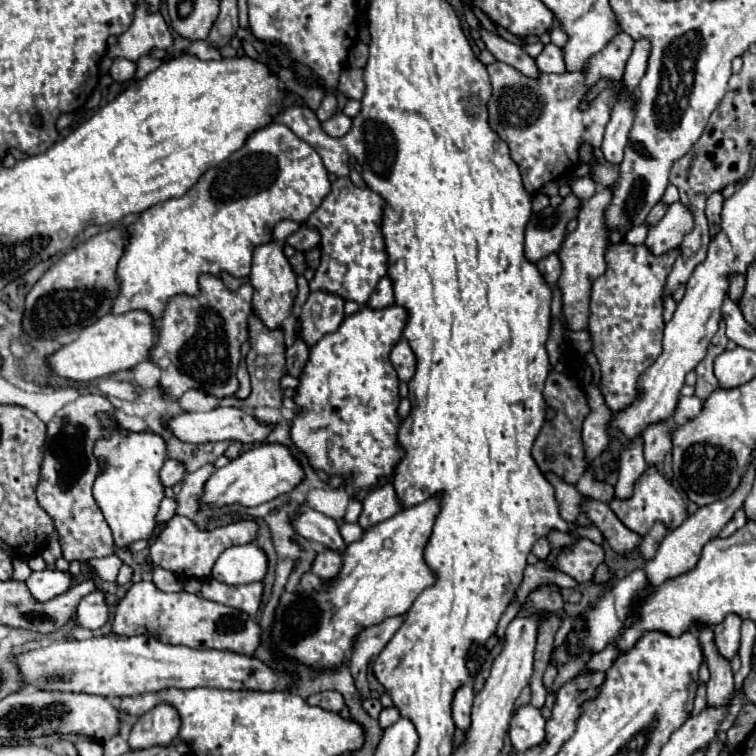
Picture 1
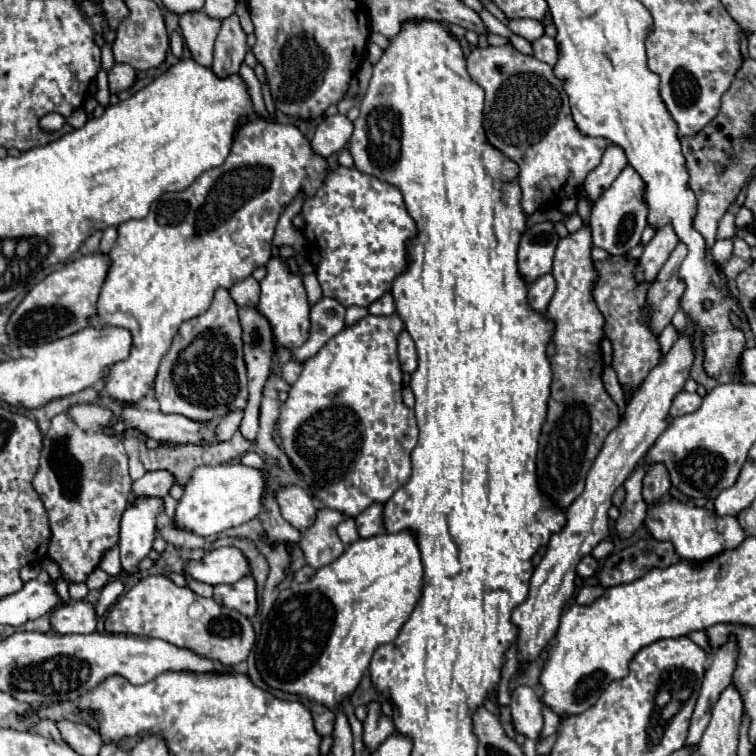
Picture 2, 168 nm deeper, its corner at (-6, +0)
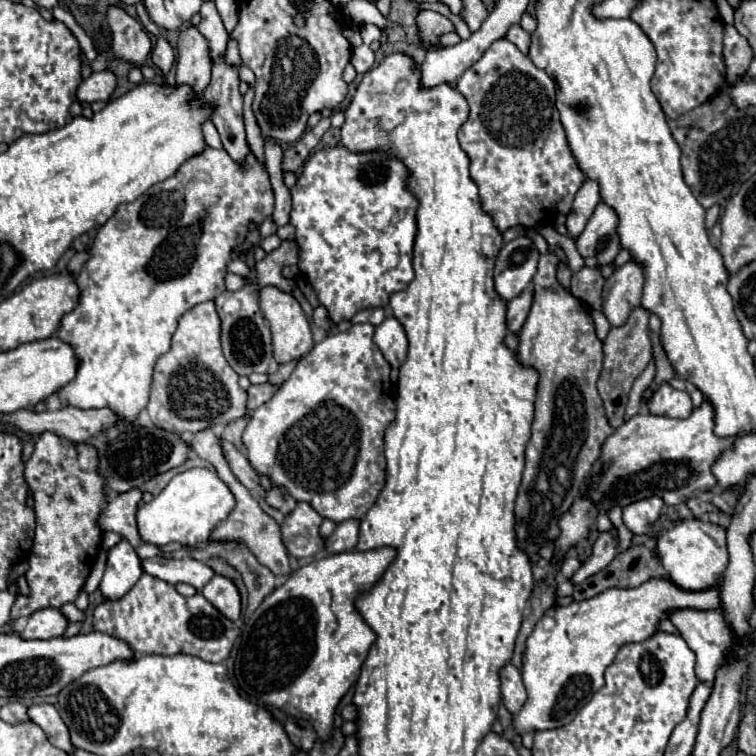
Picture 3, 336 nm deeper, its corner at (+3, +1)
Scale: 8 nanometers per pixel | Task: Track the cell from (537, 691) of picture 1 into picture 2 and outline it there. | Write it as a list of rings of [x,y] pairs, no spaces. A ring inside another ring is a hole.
[[[548,707],[542,709],[542,717],[544,717],[544,727],[542,727],[540,737],[546,739],[546,737],[550,737],[552,733],[556,733],[556,727],[558,727],[558,723],[560,723],[560,717],[558,717],[554,711],[550,711]]]

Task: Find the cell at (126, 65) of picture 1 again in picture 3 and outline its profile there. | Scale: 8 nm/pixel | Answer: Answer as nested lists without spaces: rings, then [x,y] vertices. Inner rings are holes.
[[[103,70],[103,72],[93,72],[87,80],[83,80],[77,88],[77,100],[79,102],[95,102],[103,100],[107,102],[109,96],[113,94],[117,86],[117,78],[113,72]]]

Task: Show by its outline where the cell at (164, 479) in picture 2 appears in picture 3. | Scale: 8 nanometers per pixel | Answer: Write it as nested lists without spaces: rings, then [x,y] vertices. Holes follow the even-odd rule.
[[[131,488],[127,492],[115,494],[113,500],[107,502],[105,510],[99,516],[99,526],[107,532],[113,530],[127,538],[135,548],[147,544],[137,530],[137,508],[139,502],[143,500],[143,492],[139,488]]]

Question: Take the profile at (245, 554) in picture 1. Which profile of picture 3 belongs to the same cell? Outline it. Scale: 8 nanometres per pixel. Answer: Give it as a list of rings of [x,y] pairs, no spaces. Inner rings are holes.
[[[191,556],[179,558],[179,560],[147,558],[147,560],[143,560],[143,570],[169,584],[187,582],[197,590],[201,590],[215,576],[215,572],[207,564],[203,564]]]

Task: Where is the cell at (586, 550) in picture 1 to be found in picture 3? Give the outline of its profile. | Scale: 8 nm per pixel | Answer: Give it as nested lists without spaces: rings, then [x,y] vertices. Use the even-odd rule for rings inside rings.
[[[569,556],[569,558],[565,558],[565,560],[563,560],[563,564],[561,564],[561,574],[563,574],[565,578],[571,578],[579,568],[581,568],[579,558]]]

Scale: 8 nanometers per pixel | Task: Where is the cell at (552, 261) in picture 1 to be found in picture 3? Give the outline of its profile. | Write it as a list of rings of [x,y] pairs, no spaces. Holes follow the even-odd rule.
[[[529,290],[521,292],[513,300],[507,302],[507,326],[511,332],[519,332],[527,320],[527,314],[533,304],[533,294]]]

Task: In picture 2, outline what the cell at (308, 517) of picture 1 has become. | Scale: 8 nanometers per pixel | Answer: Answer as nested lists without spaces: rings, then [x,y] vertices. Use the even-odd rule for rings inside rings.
[[[286,485],[276,491],[276,501],[280,505],[282,517],[296,529],[304,531],[316,519],[316,505],[308,491],[300,485]]]

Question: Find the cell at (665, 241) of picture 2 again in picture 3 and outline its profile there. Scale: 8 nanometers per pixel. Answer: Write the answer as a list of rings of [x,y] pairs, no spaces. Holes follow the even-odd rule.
[[[629,260],[617,272],[607,278],[603,288],[603,314],[613,326],[619,326],[627,320],[629,312],[641,302],[643,294],[643,266]]]

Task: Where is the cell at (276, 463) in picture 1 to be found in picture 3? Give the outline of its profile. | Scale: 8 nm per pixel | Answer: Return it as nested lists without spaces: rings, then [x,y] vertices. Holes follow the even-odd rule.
[[[189,468],[165,486],[165,490],[155,496],[149,504],[141,506],[137,512],[139,534],[147,544],[169,544],[179,542],[183,546],[193,546],[205,542],[211,536],[211,530],[223,522],[235,508],[235,496],[229,486],[207,468]]]

